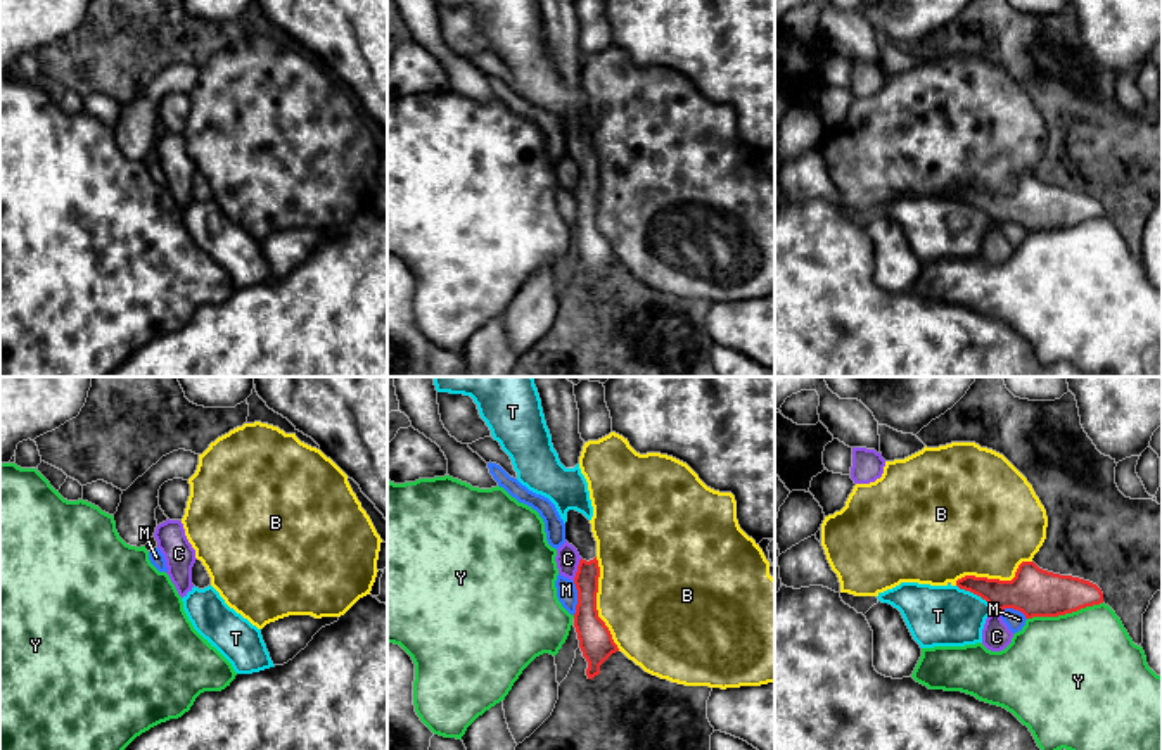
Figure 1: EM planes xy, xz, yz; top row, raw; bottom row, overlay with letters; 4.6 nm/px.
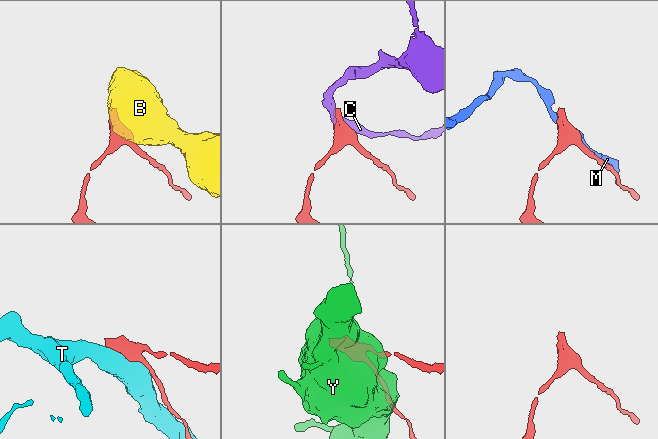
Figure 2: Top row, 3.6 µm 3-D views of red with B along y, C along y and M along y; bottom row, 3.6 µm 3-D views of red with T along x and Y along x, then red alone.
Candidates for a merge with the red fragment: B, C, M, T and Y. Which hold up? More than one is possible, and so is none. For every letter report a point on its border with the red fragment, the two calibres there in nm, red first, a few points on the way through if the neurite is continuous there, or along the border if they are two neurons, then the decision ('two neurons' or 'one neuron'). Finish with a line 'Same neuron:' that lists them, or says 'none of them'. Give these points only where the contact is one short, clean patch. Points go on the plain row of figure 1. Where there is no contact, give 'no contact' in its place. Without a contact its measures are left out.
B: xz (595, 216) | 160/480 nm | two neurons
C: xz (578, 182) | 120/110 nm | along xz (581, 171), (573, 192) | two neurons
M: xz (578, 211) | 160/100 nm | two neurons
T: yz (977, 208) | 220/280 nm | two neurons
Y: yz (1064, 227) | 220/500 nm | two neurons
Same neuron: none of them

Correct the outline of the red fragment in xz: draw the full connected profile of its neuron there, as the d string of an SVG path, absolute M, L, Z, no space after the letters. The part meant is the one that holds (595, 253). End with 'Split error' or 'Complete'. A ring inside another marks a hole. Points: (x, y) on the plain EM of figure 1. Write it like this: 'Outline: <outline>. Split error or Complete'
Outline: M576 123L567 124L565 154L572 157L581 169L574 190L578 202L574 240L578 245L579 261L588 275L586 289L588 292L593 292L600 287L600 278L612 266L619 264L619 261L597 223L600 180L591 137Z. Split error

